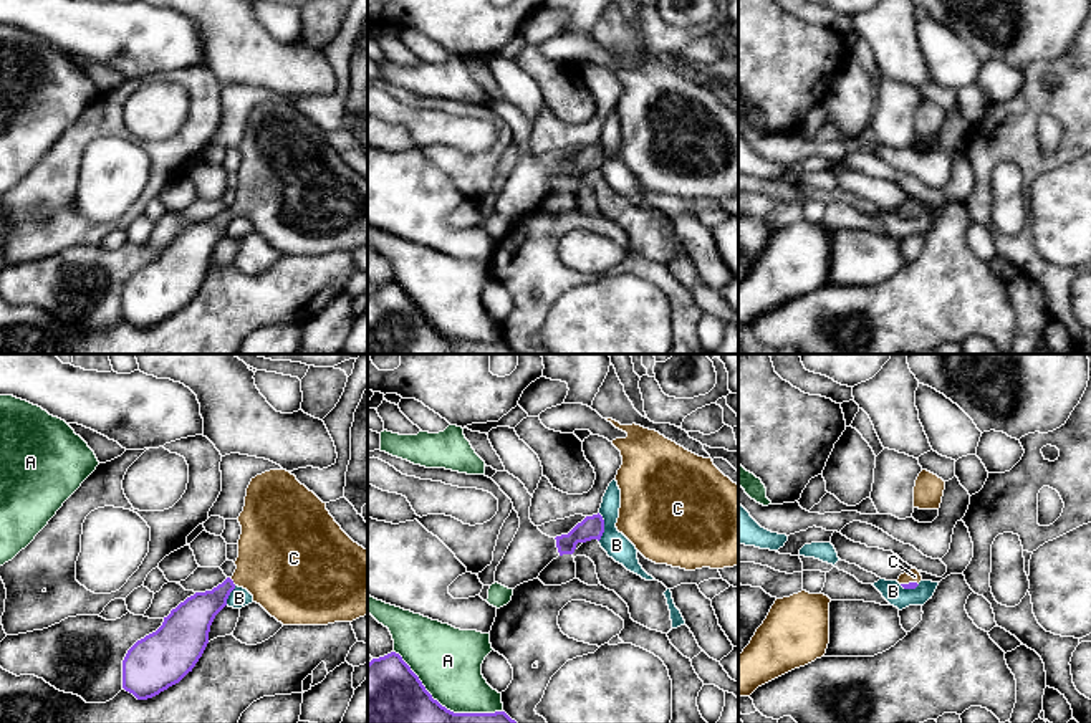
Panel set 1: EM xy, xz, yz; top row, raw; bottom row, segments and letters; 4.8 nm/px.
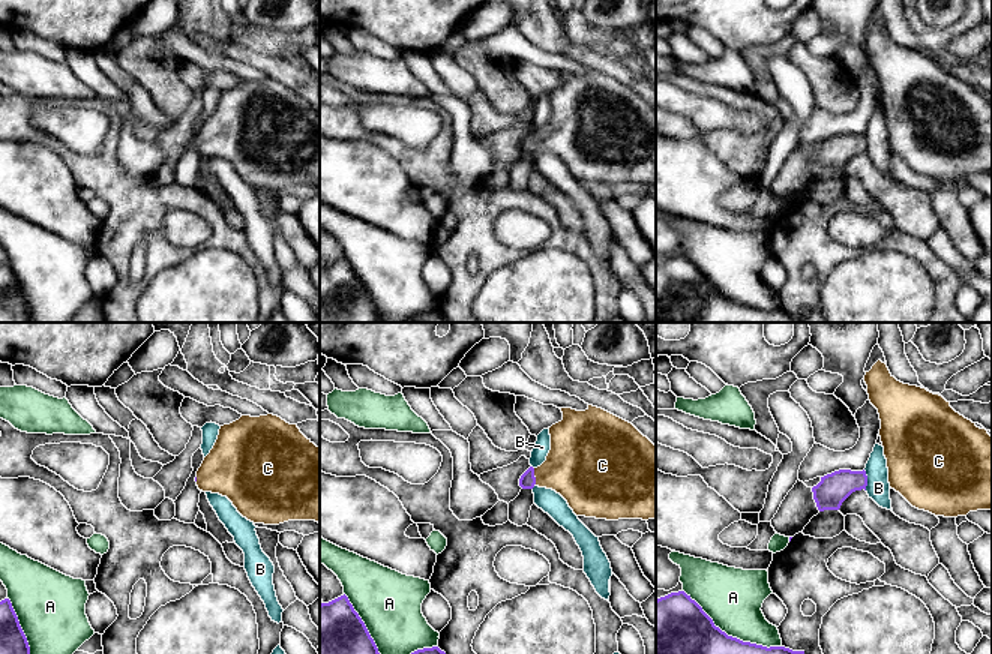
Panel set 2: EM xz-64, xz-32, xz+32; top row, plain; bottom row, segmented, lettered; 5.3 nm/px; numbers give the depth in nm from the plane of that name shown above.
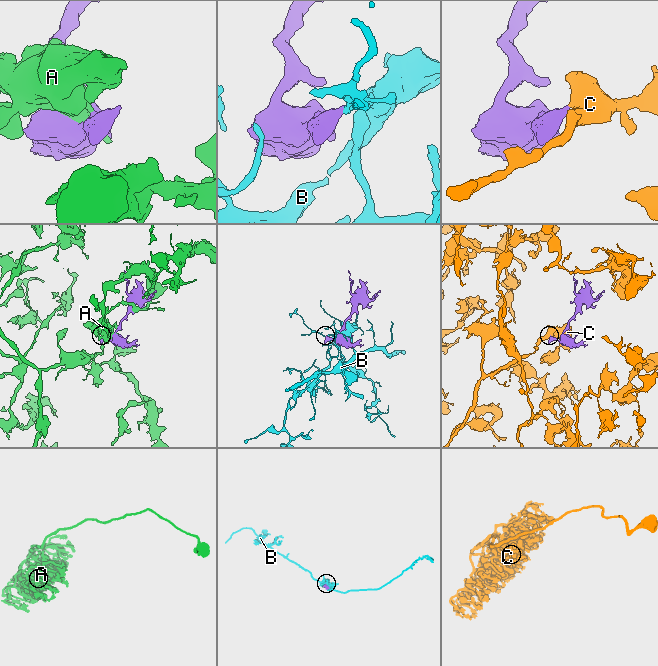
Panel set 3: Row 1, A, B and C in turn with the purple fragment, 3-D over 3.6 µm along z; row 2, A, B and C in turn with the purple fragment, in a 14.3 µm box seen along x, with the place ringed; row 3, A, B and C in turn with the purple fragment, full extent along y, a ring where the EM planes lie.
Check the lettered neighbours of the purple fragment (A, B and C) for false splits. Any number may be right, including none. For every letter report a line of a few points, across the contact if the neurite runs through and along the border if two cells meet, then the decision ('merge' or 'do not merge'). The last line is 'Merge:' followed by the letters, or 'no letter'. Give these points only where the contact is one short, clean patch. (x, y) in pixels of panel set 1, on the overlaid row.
A: do not merge
B: line xz (598, 513), (603, 520), (600, 540); do not merge
C: line xy (194, 616), (232, 581), (280, 563); merge
Merge: C

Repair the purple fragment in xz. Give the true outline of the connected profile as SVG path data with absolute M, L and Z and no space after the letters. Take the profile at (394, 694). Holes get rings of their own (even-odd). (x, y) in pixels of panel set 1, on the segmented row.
M396 652L368 663L368 723L517 723L505 711L454 713L425 690L419 677Z

